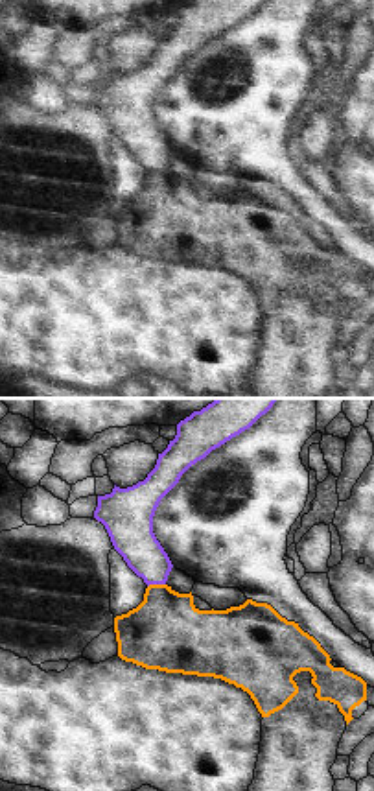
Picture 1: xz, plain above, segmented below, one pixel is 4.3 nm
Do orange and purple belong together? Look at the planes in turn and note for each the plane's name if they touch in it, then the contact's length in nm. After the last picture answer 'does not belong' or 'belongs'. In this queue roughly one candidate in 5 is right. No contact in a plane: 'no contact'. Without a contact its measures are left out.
meets orange in xz; contact 80 nm long

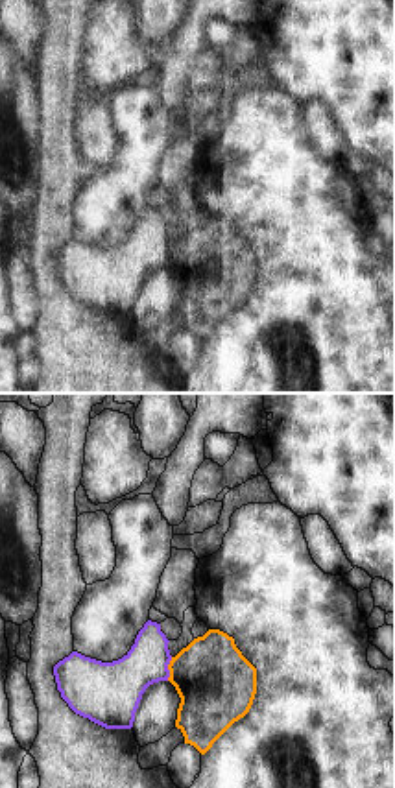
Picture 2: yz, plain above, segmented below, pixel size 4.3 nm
meets orange in yz; contact 110 nm long

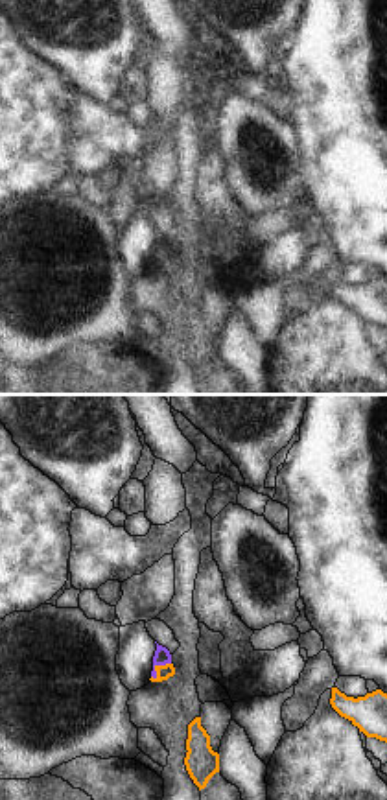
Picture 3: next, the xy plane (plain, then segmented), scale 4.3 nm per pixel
meets orange in xy; contact 110 nm long

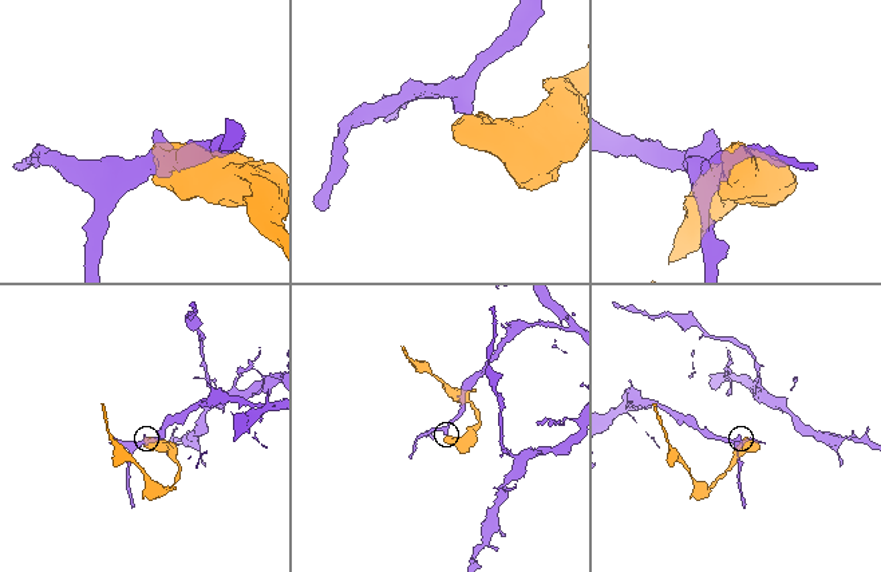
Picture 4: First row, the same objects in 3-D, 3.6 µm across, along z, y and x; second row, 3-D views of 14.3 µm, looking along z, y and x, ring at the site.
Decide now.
does not belong

